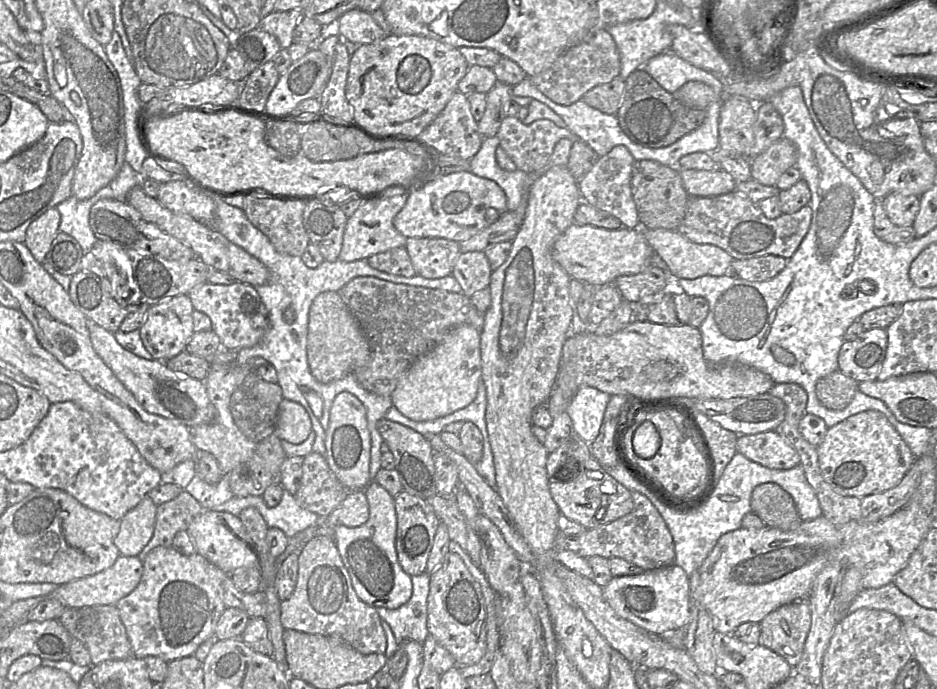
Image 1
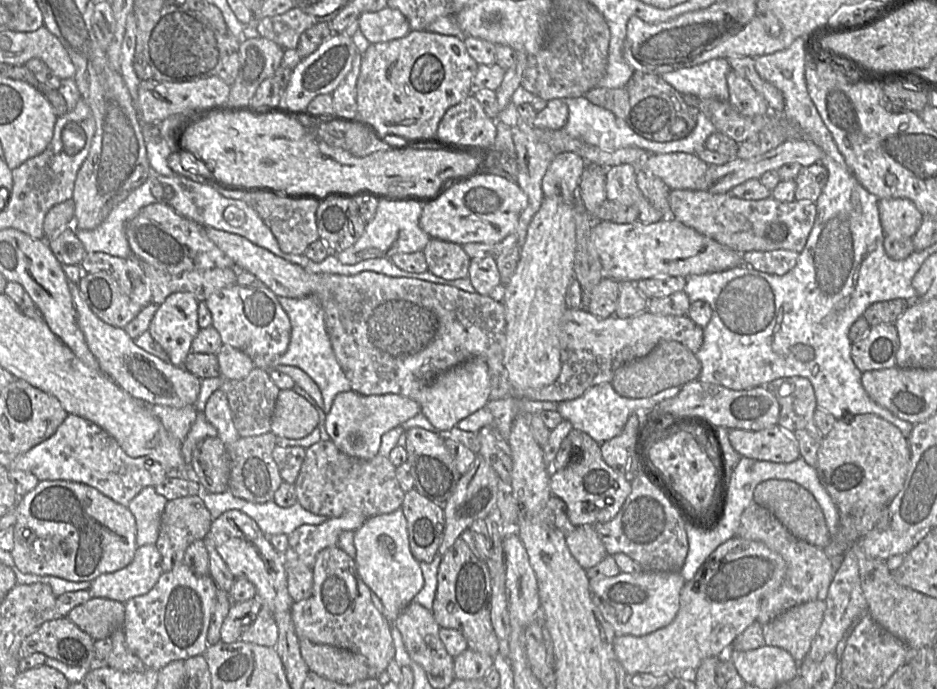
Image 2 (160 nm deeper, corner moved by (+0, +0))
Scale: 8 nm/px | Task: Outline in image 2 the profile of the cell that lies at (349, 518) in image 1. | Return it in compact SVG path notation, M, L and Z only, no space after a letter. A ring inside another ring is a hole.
M346 512L319 525L301 525L288 536L288 547L283 553L286 568L312 569L320 551L337 546L343 531L356 531L365 521L366 518L360 513Z

